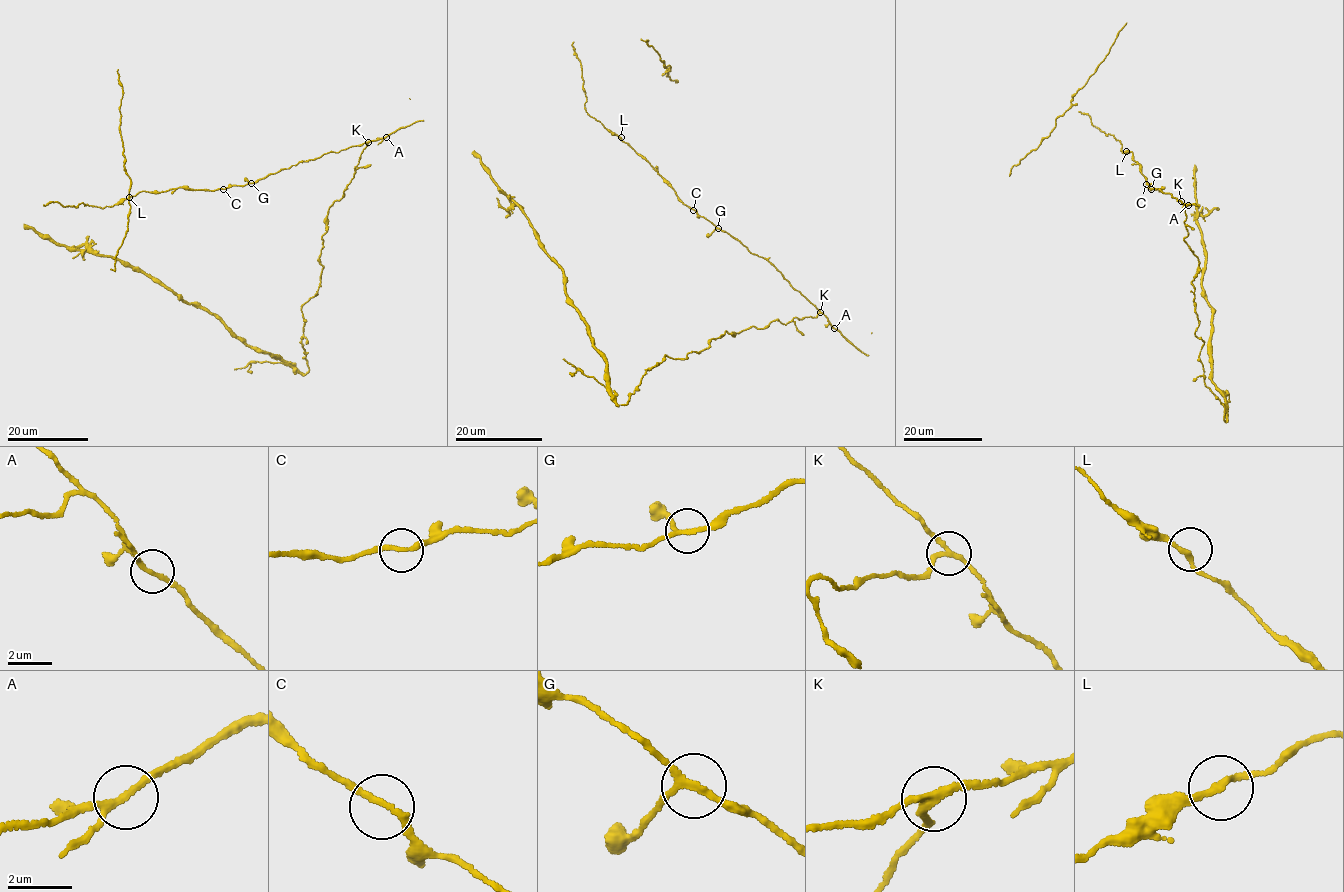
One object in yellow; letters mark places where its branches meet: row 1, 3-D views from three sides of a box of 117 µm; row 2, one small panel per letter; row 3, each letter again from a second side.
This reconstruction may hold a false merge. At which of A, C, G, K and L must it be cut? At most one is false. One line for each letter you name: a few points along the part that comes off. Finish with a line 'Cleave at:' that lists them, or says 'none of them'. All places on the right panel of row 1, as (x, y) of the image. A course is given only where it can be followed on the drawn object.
Cleave at: K

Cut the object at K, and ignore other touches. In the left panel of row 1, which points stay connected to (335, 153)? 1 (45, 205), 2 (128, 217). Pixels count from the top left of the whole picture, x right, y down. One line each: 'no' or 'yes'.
1: yes
2: no

